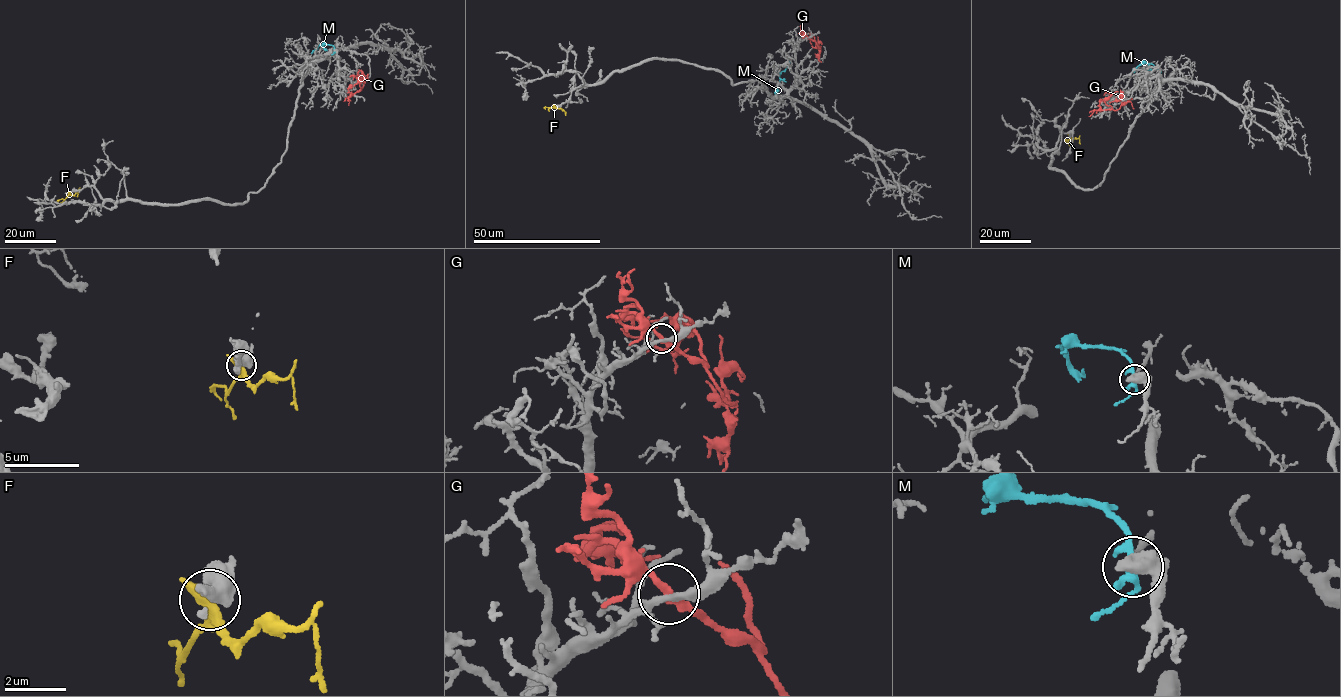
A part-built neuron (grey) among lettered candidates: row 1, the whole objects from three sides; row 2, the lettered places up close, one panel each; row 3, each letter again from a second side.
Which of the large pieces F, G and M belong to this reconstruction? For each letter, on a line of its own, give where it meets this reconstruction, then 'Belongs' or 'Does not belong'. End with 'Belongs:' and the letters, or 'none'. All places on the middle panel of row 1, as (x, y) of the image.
F: Touches grey at (554, 107). Does not belong
G: Touches grey at (808, 37). Does not belong
M: Touches grey at (788, 62). Does not belong
Belongs: none

